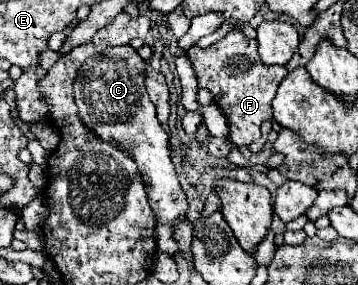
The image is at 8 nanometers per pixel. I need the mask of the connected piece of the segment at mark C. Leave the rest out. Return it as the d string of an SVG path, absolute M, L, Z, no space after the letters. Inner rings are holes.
M113 46L105 52L91 56L81 64L77 72L77 80L73 82L75 104L85 126L101 140L115 144L127 156L131 156L141 172L145 182L145 190L149 196L149 204L157 216L157 224L177 222L175 240L179 250L185 252L185 258L191 260L191 224L179 222L181 216L187 214L187 198L179 186L175 168L169 158L167 134L161 128L155 106L149 100L149 94L143 86L145 80L145 62L131 46Z

